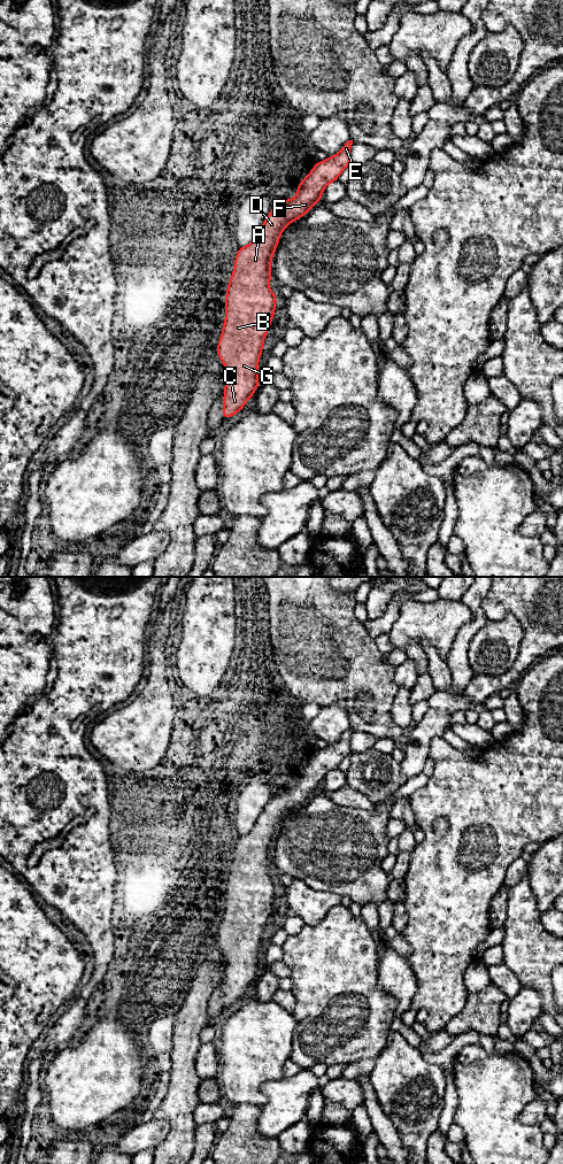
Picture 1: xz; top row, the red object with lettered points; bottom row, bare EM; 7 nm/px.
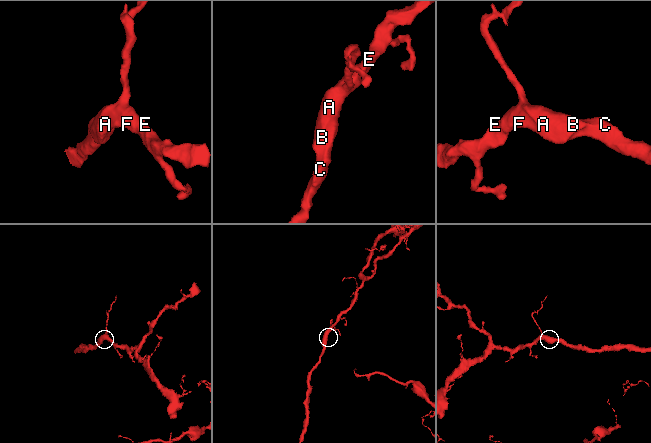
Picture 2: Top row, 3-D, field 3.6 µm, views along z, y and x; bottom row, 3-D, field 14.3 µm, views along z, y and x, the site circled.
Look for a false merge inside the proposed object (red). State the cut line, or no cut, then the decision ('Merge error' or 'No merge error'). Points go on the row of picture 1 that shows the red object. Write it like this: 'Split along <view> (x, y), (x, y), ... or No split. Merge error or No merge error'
No split. No merge error

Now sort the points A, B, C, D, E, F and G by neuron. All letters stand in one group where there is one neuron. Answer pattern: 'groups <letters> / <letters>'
groups A B C D E F G

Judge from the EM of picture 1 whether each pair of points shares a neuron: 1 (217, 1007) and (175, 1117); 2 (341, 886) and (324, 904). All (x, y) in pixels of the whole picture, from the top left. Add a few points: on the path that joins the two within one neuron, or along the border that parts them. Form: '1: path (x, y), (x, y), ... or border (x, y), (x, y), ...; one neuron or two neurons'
1: border (214, 992), (207, 1006), (207, 1015), (210, 1019); two neurons
2: border (309, 886), (318, 891), (334, 892), (341, 897); two neurons

